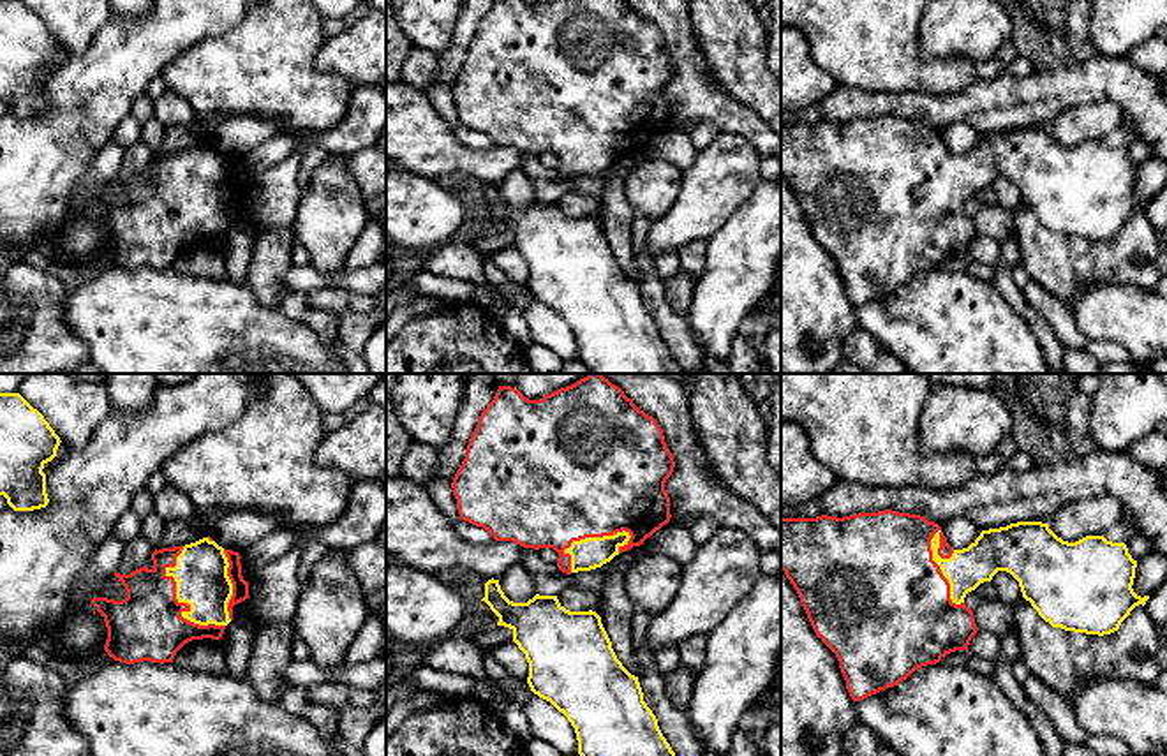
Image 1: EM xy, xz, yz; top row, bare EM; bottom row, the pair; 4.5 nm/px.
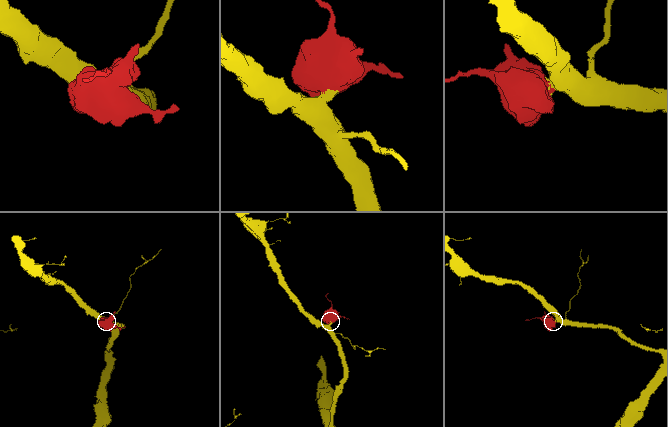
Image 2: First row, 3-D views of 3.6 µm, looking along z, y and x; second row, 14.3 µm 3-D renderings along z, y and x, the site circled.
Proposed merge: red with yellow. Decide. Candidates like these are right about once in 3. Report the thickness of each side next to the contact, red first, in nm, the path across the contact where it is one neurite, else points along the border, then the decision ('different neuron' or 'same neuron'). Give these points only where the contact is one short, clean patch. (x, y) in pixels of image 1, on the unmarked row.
320/240 nm | same neuron

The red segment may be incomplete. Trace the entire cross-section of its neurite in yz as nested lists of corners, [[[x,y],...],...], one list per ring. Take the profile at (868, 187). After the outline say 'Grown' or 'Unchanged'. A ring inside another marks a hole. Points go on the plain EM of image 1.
[[[892,115],[843,123],[781,123],[781,174],[797,196],[816,241],[836,259],[853,307],[897,291],[915,275],[936,270],[950,257],[968,257],[978,233],[964,203],[980,189],[991,187],[998,176],[1007,176],[1019,187],[1022,203],[1052,233],[1104,241],[1118,236],[1130,217],[1149,204],[1132,194],[1135,173],[1137,166],[1125,148],[1112,148],[1104,141],[1068,148],[1042,127],[982,136],[968,153],[954,155],[938,129]]]. Grown

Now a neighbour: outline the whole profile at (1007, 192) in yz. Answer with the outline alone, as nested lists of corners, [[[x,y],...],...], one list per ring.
[[[998,176],[992,182],[992,189],[998,197],[998,206],[1001,206],[1012,213],[1022,203],[1019,187],[1007,176]]]

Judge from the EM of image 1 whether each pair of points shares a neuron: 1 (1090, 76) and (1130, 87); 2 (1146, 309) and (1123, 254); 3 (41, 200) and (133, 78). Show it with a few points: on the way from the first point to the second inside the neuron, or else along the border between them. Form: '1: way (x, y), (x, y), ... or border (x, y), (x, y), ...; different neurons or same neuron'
1: way (1100, 78), (1116, 78), (1120, 81); same neuron
2: border (1097, 282), (1130, 284), (1148, 291); different neurons
3: way (41, 170), (103, 108); same neuron

